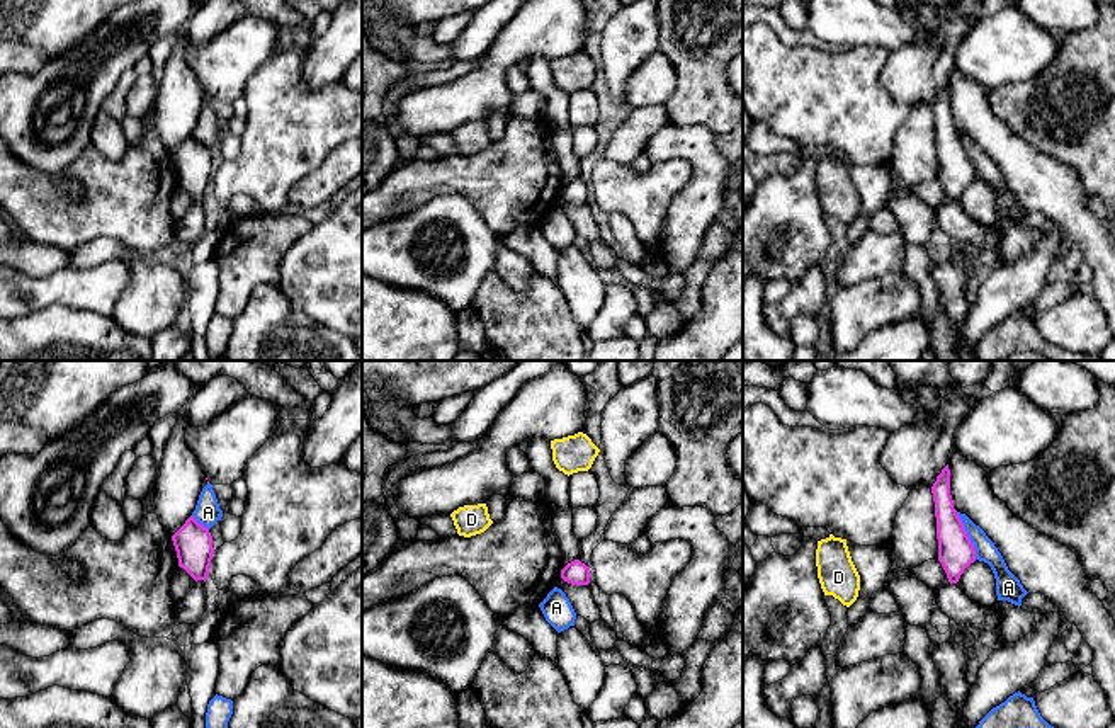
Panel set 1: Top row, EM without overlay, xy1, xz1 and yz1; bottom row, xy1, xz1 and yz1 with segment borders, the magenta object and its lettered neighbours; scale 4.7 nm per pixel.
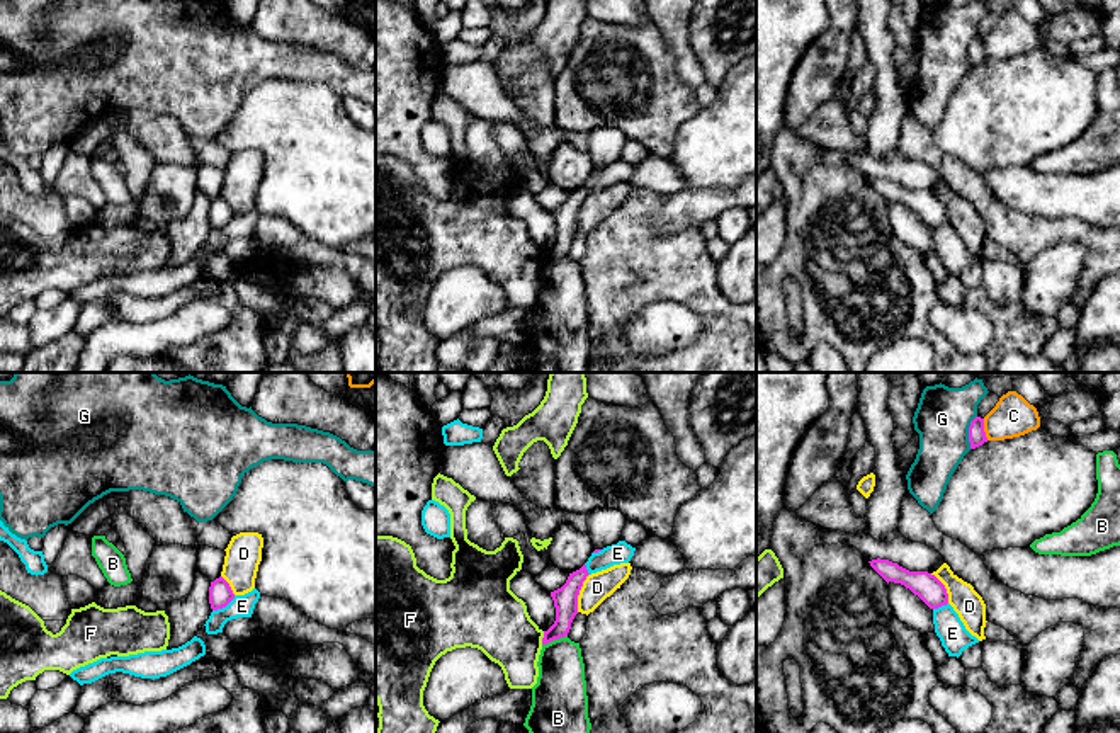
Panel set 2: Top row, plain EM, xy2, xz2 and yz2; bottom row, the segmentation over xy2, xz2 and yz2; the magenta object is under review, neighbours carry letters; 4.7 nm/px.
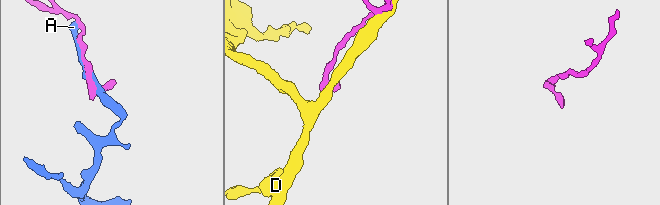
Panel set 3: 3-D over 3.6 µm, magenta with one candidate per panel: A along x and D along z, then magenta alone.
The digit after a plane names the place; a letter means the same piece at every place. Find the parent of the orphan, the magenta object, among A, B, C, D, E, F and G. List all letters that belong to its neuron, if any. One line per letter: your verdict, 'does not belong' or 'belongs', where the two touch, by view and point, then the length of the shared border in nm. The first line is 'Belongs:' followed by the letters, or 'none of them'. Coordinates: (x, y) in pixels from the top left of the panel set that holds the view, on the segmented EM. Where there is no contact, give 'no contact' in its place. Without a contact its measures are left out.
Belongs: none of them
A: does not belong | yz1 (967, 536) | 240 nm
B: does not belong | xz2 (554, 638) | 130 nm
C: does not belong | yz2 (983, 429) | 110 nm
D: does not belong | xz2 (578, 592) | 190 nm
E: does not belong | xy2 (223, 606) | 130 nm
F: does not belong | xz2 (543, 638) | 70 nm
G: does not belong | yz2 (969, 432) | 160 nm

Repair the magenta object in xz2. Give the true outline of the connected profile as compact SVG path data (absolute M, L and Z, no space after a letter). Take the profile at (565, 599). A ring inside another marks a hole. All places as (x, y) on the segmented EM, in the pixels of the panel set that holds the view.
M583 565L580 570L569 573L561 588L551 592L556 607L556 621L544 631L542 645L568 636L571 622L578 614L578 595L588 575L586 565Z

